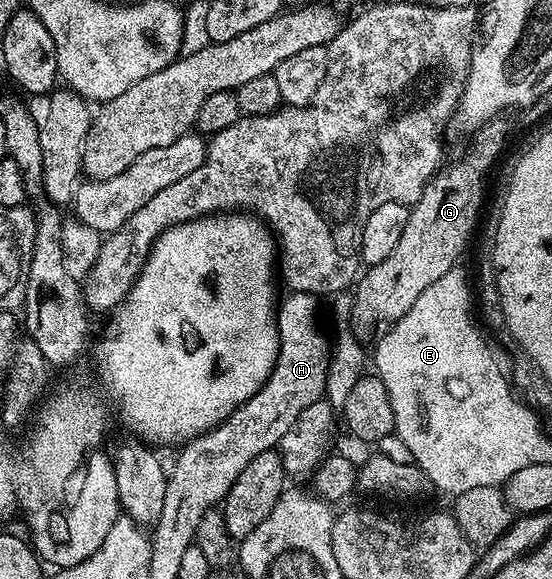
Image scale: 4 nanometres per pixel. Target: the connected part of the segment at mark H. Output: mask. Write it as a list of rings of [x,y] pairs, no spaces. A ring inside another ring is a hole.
[[[290,292],[281,297],[276,308],[278,322],[278,357],[270,377],[252,398],[248,398],[236,411],[221,420],[214,428],[201,432],[192,440],[181,445],[182,453],[172,467],[176,474],[184,474],[196,466],[196,454],[206,454],[206,444],[234,444],[234,477],[240,478],[240,470],[256,458],[256,454],[277,449],[280,438],[288,431],[288,426],[296,422],[304,406],[323,399],[326,378],[330,365],[331,345],[322,337],[318,320],[314,317],[315,297],[308,292]]]

